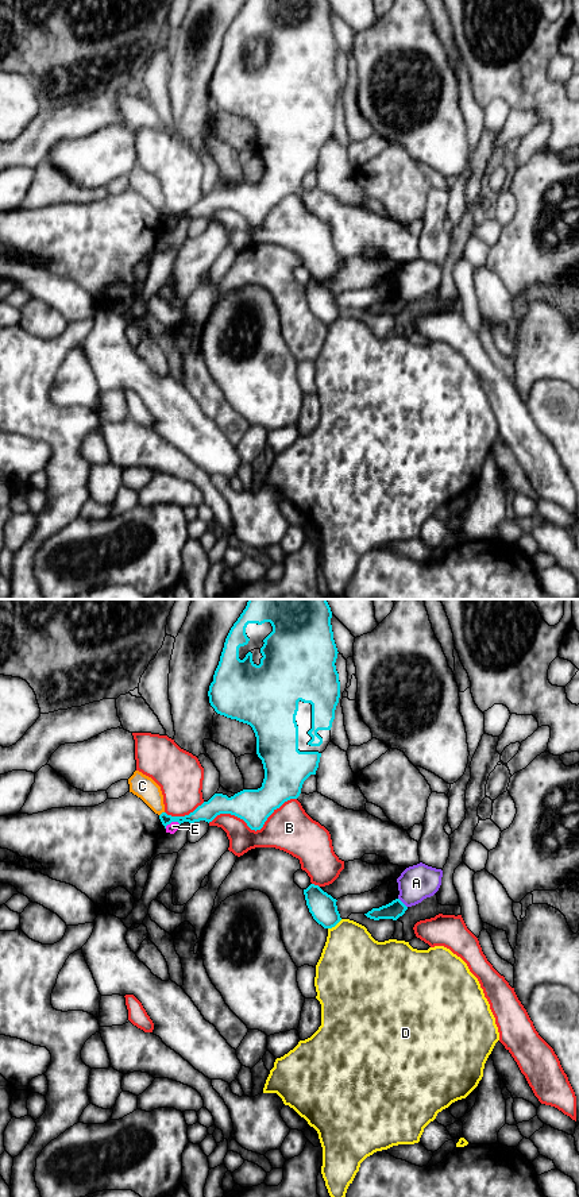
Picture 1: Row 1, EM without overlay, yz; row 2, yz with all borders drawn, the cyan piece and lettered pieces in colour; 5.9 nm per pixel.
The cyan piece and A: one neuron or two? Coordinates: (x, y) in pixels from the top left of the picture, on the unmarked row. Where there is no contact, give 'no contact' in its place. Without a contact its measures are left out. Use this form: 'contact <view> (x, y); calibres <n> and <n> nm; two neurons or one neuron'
contact yz (402, 298); calibres 100 and 220 nm; two neurons

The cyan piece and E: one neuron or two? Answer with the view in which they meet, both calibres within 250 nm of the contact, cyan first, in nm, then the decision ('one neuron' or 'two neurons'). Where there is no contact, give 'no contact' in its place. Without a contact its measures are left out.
yz | 110/60 nm | two neurons

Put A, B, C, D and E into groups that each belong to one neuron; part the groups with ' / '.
A / B / C / D / E

